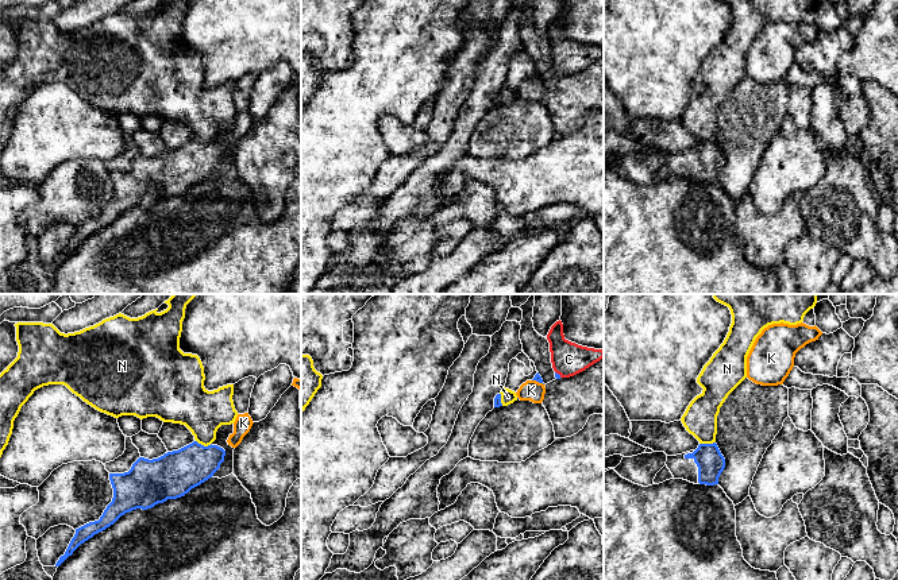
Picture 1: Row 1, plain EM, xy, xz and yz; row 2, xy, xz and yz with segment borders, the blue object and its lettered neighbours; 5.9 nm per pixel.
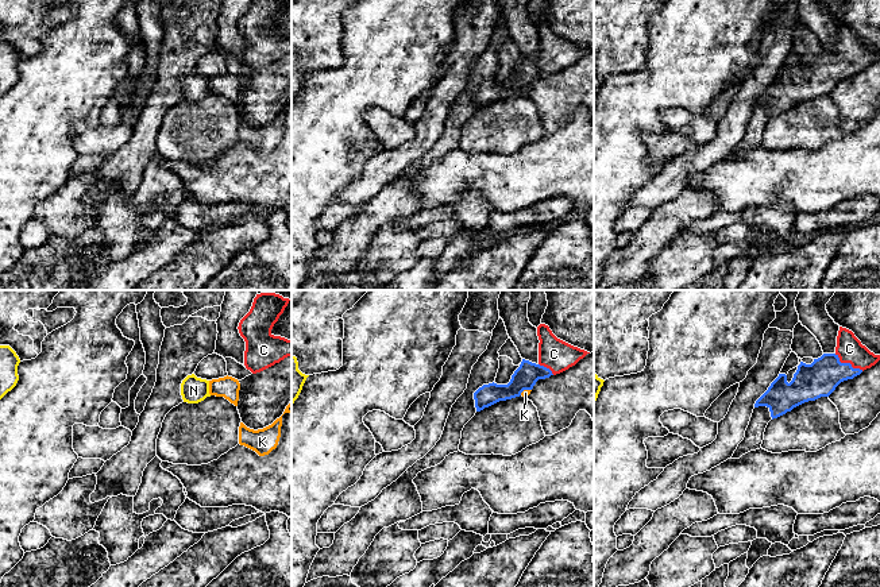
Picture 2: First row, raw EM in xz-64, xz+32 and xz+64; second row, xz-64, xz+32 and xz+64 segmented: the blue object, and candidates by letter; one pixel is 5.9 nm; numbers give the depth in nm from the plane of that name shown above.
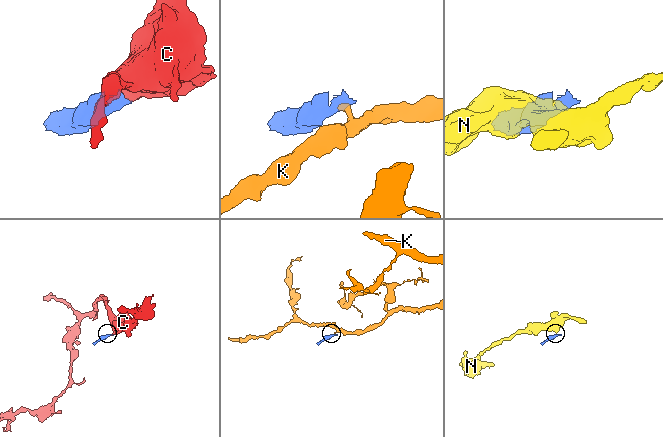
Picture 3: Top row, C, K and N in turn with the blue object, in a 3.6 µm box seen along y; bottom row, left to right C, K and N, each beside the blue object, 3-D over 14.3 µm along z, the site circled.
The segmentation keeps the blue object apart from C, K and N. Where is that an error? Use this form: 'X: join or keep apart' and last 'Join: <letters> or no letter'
C: join
K: keep apart
N: keep apart
Join: C

